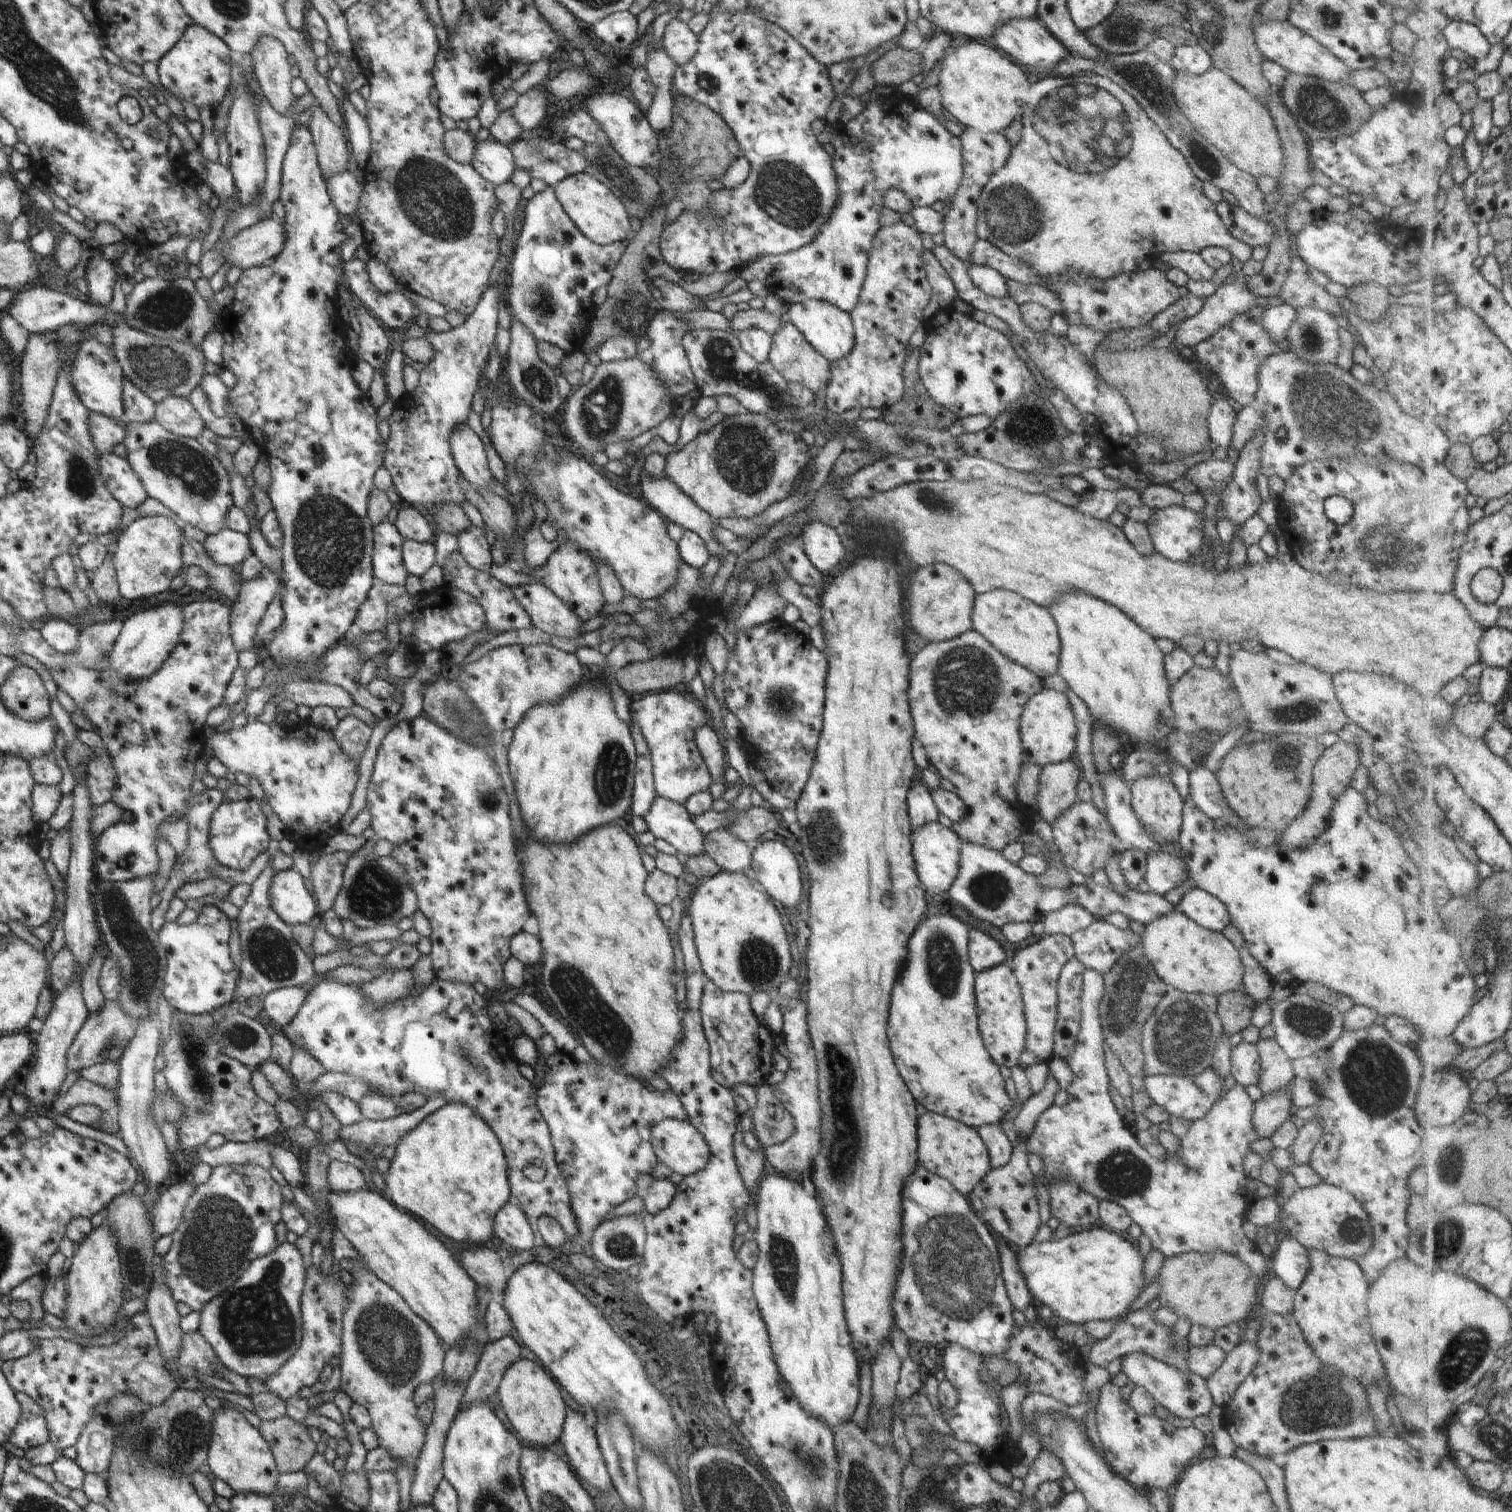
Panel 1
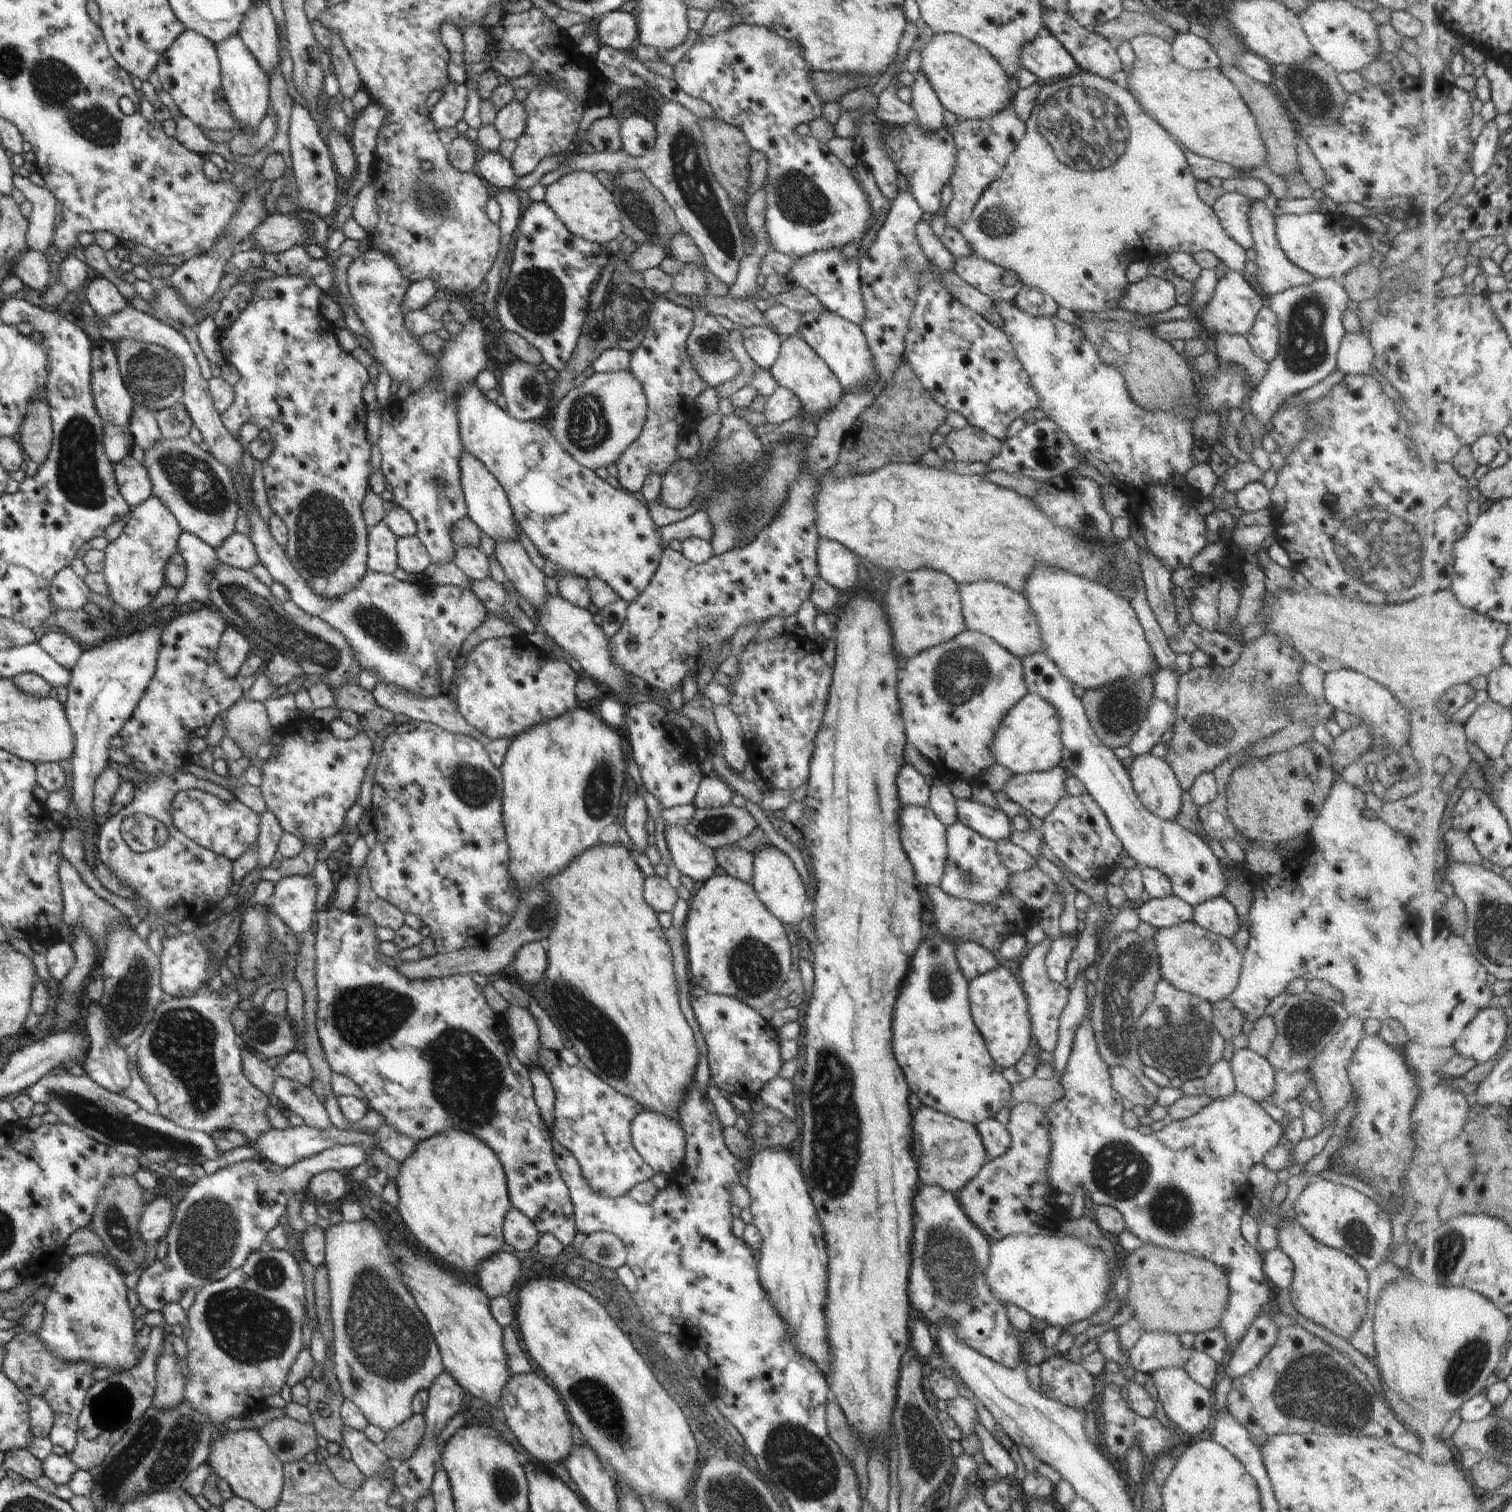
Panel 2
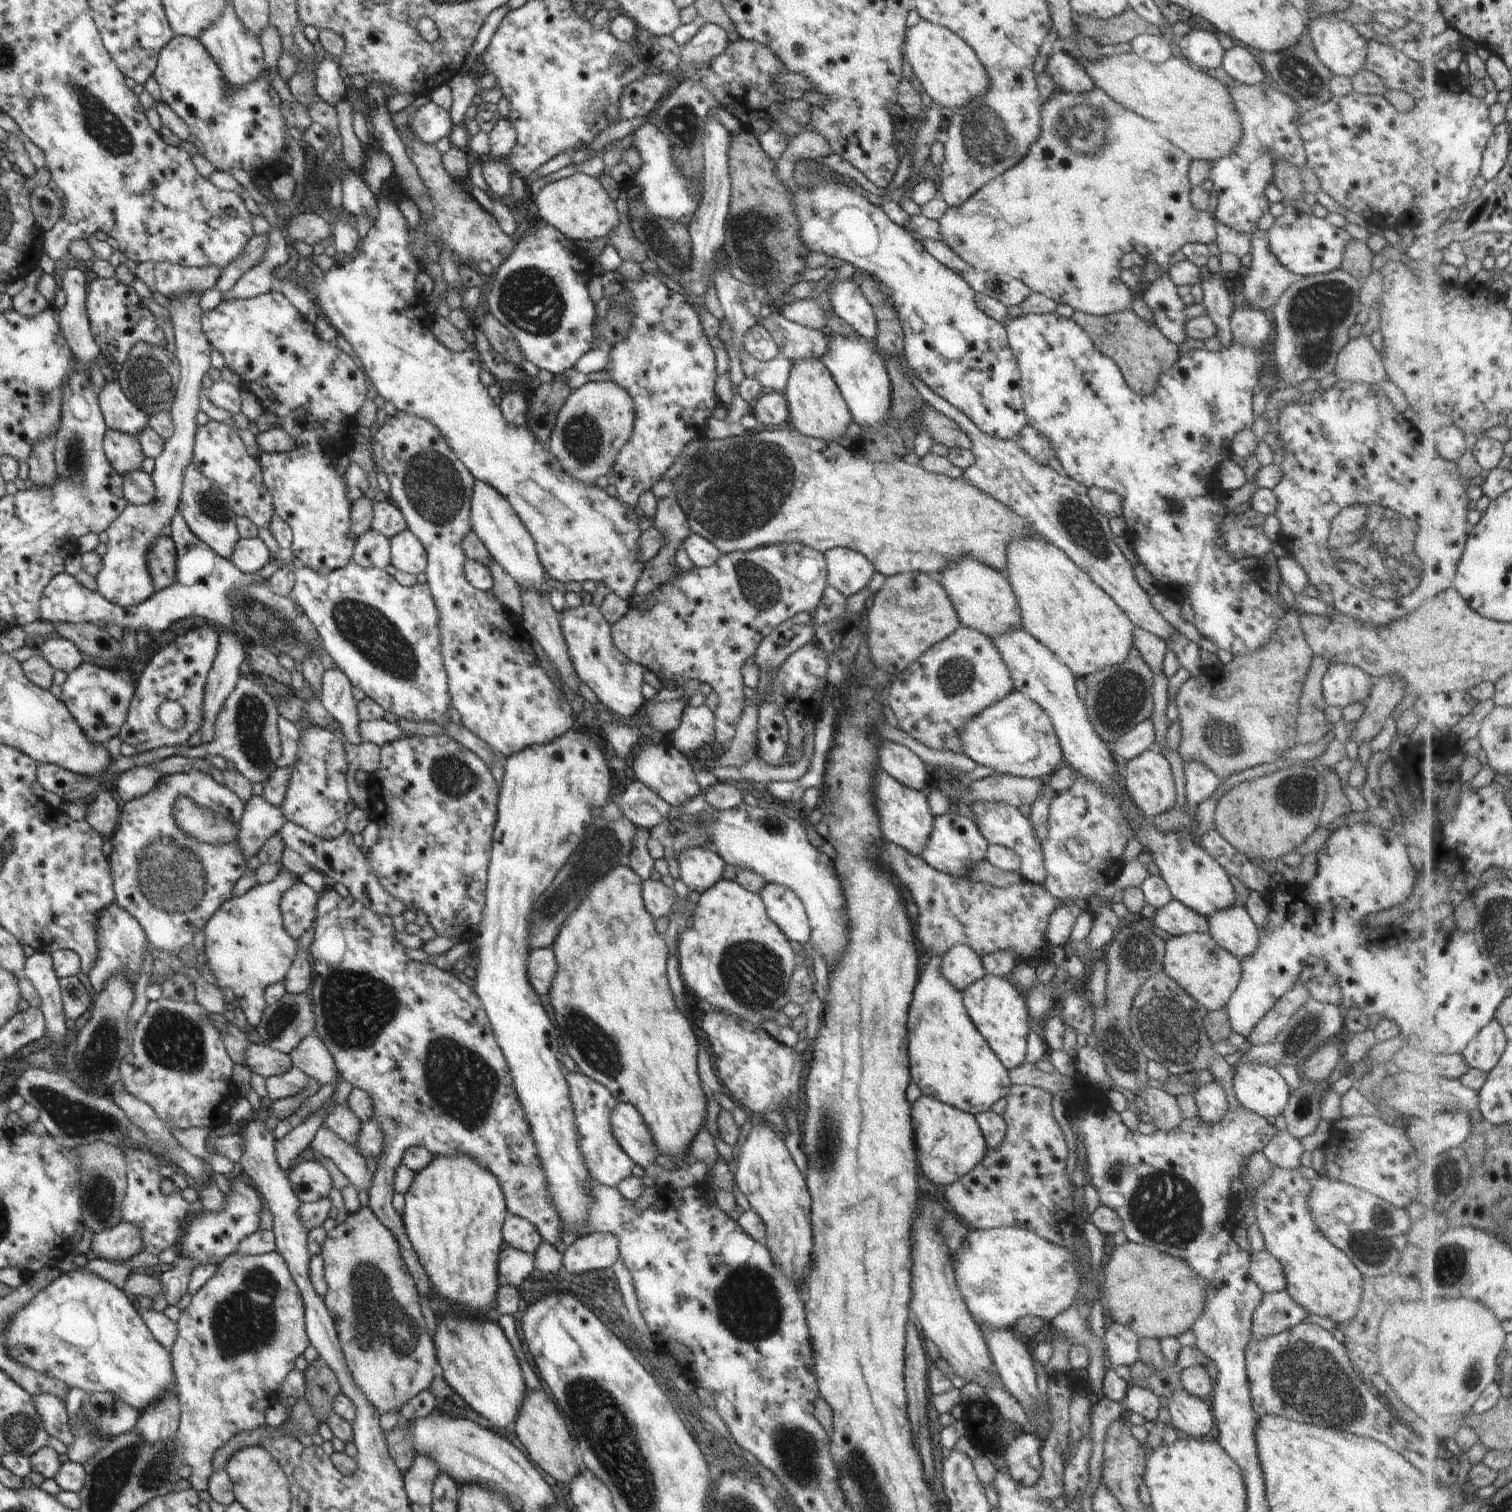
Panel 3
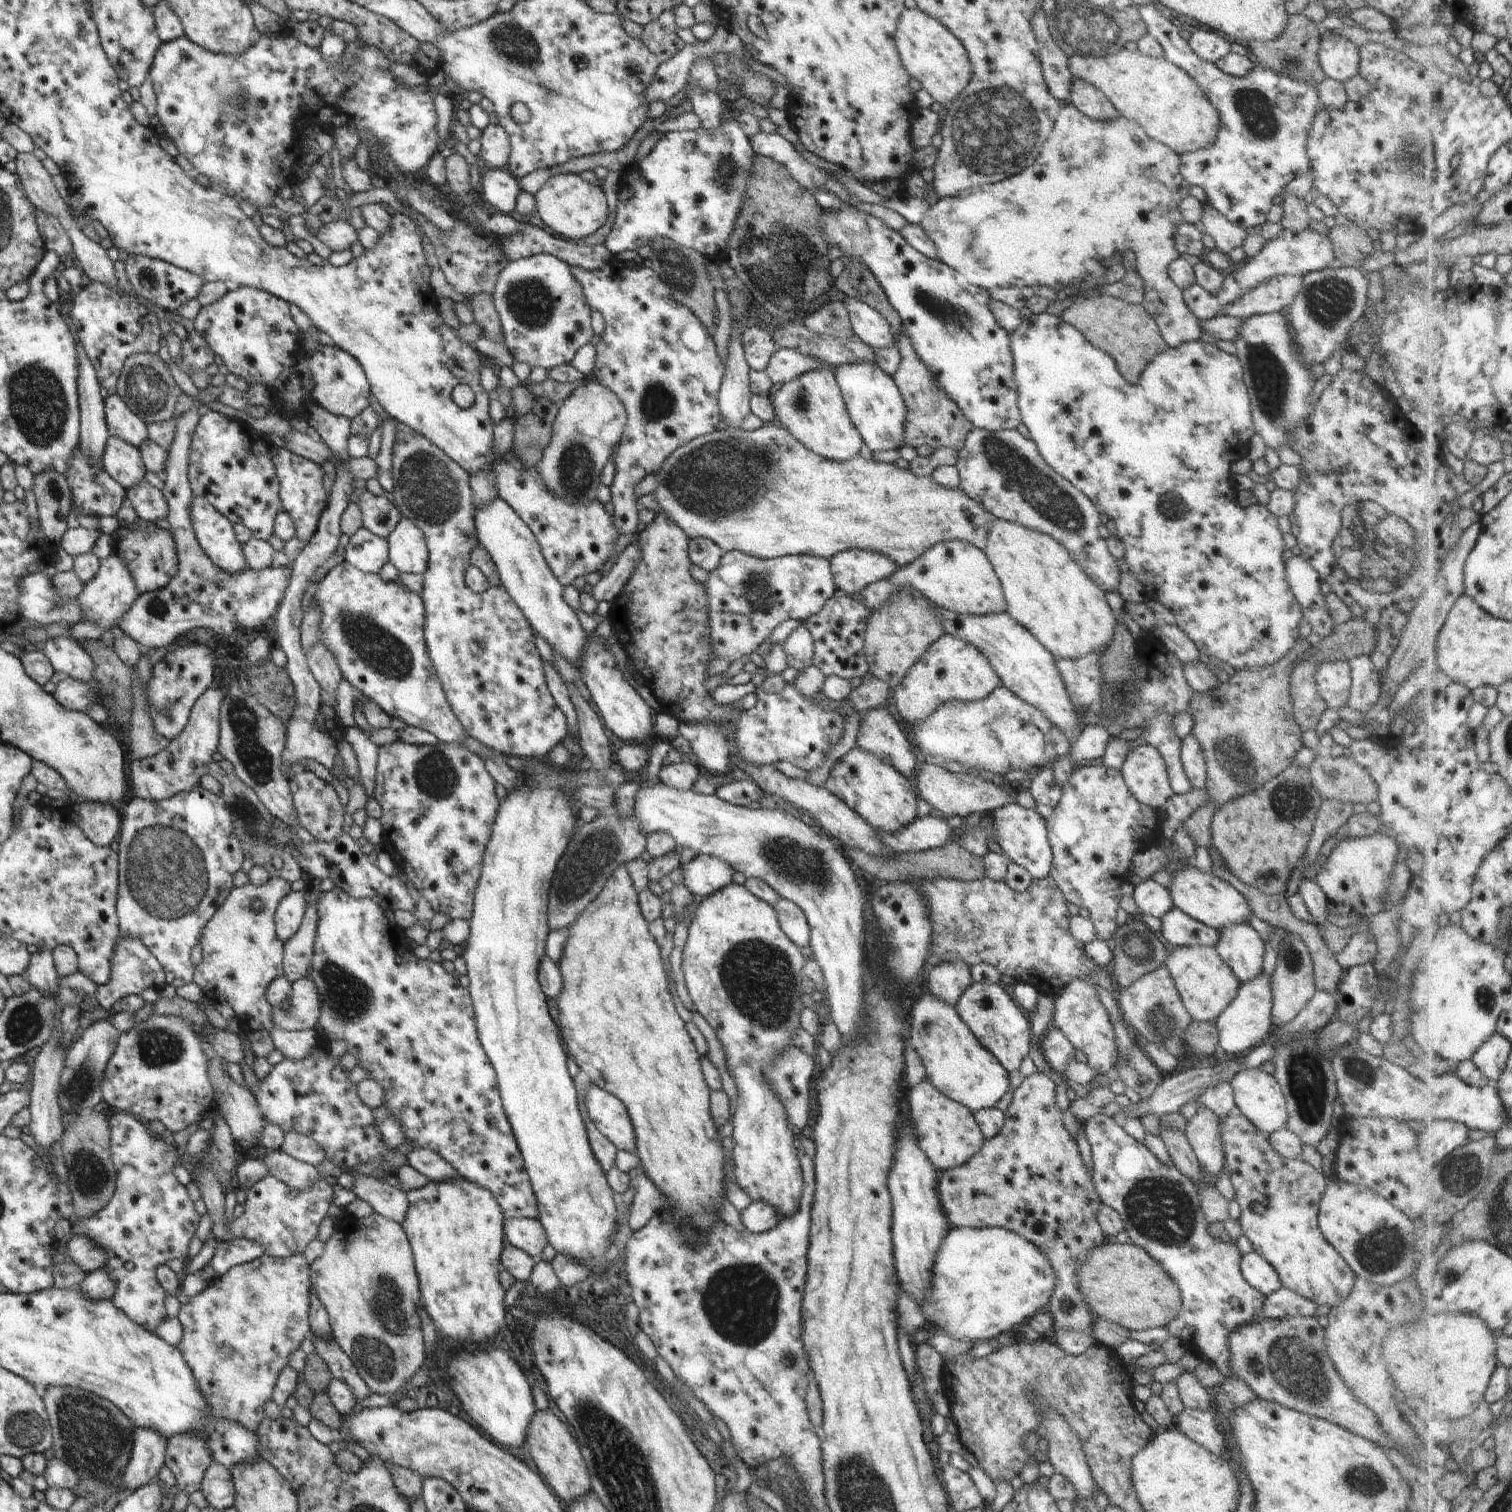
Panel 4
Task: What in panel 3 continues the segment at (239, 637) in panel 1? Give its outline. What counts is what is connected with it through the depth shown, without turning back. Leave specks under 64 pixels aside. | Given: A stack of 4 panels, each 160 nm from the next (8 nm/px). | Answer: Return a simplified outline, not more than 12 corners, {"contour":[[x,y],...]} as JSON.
{"contour":[[221,630],[205,686],[202,743],[218,711],[242,676],[244,645]]}

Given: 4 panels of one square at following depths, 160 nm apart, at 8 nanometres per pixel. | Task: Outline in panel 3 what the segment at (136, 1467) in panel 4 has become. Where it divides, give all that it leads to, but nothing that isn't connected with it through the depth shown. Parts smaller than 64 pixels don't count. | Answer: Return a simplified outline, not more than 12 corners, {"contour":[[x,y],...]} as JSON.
{"contour":[[177,1396],[141,1410],[134,1431],[149,1443],[178,1432]]}

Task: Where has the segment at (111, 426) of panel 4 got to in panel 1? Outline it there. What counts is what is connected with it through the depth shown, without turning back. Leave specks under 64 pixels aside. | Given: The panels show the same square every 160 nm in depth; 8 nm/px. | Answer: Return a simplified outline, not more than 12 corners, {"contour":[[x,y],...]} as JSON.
{"contour":[[85,335],[70,379],[78,400],[114,420],[124,414],[122,368]]}

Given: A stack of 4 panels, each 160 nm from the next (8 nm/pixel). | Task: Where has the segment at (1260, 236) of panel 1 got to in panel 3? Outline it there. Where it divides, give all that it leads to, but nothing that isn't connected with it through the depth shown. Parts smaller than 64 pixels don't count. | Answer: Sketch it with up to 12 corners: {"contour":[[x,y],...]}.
{"contour":[[1270,81],[1227,89],[1243,137],[1211,162],[1214,217],[1251,235],[1273,162],[1307,164],[1296,102]]}

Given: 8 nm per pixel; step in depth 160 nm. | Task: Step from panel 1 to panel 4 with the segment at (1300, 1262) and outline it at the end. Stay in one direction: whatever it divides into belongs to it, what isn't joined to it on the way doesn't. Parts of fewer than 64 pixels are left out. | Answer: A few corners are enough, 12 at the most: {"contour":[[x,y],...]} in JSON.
{"contour":[[1252,1251],[1242,1278],[1267,1297],[1283,1287],[1276,1269]]}

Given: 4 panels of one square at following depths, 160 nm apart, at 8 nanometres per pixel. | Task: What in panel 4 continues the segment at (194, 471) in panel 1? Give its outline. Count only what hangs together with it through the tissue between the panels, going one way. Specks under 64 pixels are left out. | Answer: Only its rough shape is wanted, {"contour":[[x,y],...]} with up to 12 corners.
{"contour":[[192,496],[196,539],[212,564],[250,569],[232,524]]}

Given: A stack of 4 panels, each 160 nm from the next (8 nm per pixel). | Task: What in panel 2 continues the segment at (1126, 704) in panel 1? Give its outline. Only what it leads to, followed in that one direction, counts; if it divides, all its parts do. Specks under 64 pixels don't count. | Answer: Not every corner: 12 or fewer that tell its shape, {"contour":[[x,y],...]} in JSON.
{"contour":[[1035,569],[1045,653],[1091,691],[1153,676],[1136,612],[1108,587]]}

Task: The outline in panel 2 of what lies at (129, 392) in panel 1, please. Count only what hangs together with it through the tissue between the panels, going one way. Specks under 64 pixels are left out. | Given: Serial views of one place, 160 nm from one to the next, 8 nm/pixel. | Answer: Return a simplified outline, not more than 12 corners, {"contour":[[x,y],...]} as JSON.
{"contour":[[135,404],[128,424],[144,451],[162,438],[156,410]]}

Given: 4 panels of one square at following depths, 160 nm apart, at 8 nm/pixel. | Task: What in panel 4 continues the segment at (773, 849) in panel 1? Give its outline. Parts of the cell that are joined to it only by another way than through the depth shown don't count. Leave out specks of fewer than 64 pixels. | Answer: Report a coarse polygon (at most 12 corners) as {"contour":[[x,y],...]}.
{"contour":[[782,897],[773,909],[780,928],[800,948],[809,946],[802,909]]}

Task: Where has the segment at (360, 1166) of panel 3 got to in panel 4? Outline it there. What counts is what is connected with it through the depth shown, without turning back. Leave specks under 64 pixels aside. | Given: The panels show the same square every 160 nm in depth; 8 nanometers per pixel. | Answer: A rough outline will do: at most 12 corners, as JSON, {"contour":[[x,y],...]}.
{"contour":[[354,1169],[353,1192],[384,1218],[404,1222],[408,1198],[393,1181]]}

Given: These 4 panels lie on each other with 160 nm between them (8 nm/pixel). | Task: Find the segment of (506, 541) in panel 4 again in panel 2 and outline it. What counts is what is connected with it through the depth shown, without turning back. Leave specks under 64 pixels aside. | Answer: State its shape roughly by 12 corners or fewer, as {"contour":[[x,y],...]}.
{"contour":[[473,454],[459,456],[467,515],[492,540],[519,540],[511,504]]}

